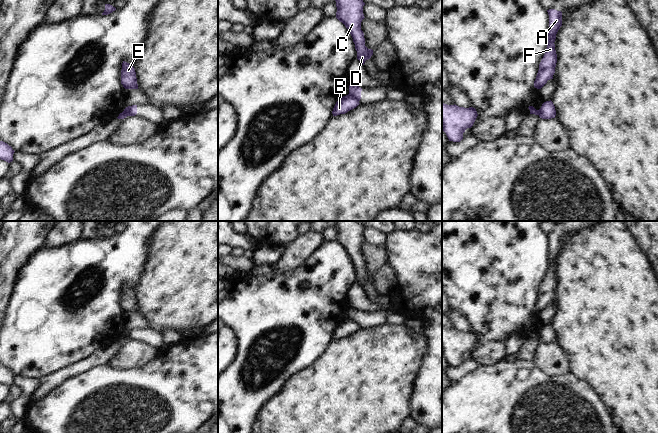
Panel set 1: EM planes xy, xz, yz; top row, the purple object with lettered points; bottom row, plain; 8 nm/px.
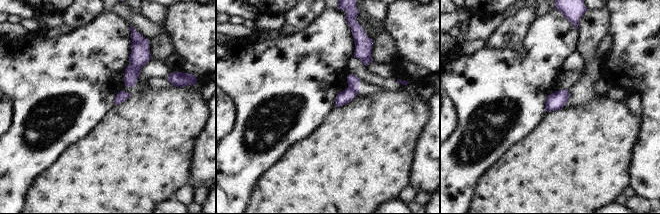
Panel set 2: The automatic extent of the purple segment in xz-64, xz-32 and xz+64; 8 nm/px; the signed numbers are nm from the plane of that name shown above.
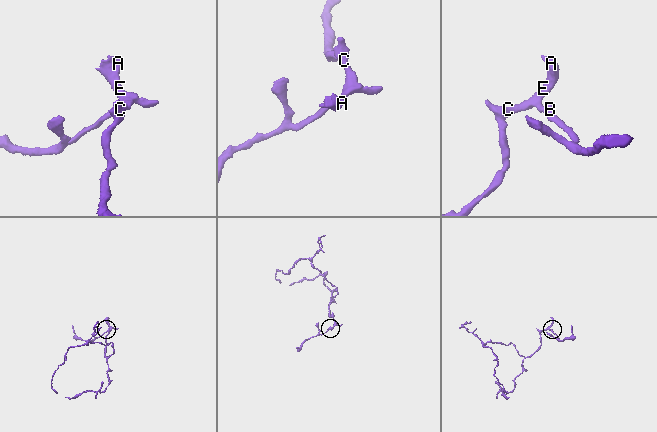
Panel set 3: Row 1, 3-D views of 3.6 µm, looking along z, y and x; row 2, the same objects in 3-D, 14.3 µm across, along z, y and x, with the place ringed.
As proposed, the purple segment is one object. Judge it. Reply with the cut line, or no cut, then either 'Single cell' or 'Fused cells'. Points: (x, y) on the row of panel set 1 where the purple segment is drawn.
Split along xz (348, 94), (359, 100). Fused cells.

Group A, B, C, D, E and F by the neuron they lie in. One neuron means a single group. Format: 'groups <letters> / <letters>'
groups A C D E F / B

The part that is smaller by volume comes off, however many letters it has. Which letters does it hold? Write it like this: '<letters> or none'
B

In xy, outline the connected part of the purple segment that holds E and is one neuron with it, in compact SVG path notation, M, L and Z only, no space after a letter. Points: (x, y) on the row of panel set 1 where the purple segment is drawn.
M125 61L122 63L121 84L125 89L138 89L135 69Z

